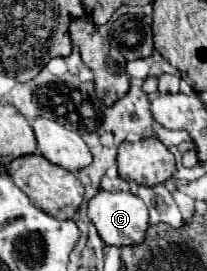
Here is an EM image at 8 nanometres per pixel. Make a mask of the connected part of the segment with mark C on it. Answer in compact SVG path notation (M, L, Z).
M99 191L91 201L89 201L89 211L87 211L89 219L93 221L93 225L97 227L99 237L107 243L107 245L135 245L141 243L145 237L145 231L149 227L149 215L147 215L147 207L145 203L141 203L141 199L137 199L137 195L133 193L125 193L125 191Z

